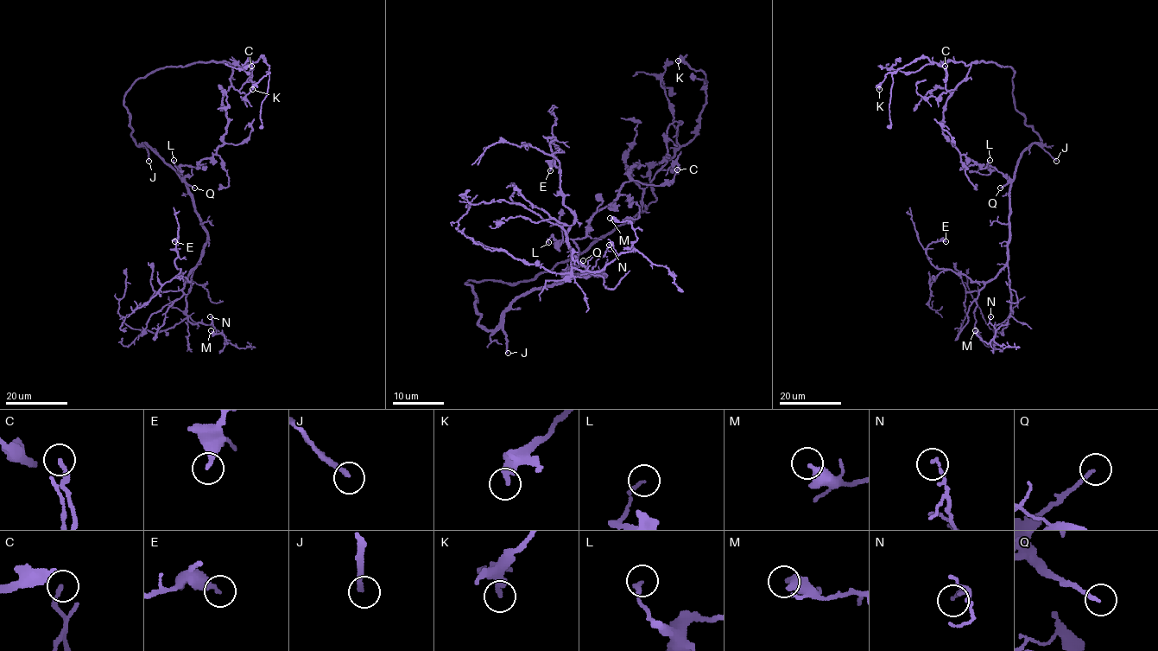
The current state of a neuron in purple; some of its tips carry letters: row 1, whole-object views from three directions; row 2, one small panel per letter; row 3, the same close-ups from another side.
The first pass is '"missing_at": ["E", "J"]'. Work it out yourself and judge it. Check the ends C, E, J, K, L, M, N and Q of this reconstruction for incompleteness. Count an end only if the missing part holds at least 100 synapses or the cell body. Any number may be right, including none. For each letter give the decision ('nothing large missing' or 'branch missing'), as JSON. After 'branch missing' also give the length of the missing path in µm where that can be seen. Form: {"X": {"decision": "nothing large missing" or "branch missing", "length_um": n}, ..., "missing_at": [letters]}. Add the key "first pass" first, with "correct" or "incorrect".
{"first pass": "incorrect", "C": {"decision": "nothing large missing"}, "E": {"decision": "nothing large missing"}, "J": {"decision": "branch missing", "length_um": 70}, "K": {"decision": "nothing large missing"}, "L": {"decision": "nothing large missing"}, "M": {"decision": "nothing large missing"}, "N": {"decision": "nothing large missing"}, "Q": {"decision": "nothing large missing"}, "missing_at": ["J"]}

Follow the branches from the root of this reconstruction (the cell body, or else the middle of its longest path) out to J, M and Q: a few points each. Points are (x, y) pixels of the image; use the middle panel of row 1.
J: (574, 241), (578, 249), (578, 265), (566, 272), (564, 281), (523, 292), (503, 313), (508, 353)
M: (574, 241), (578, 265), (566, 276), (604, 274), (568, 277), (633, 249), (630, 223), (610, 218)
Q: (574, 241), (578, 249), (578, 265), (572, 267), (566, 274), (583, 260)

